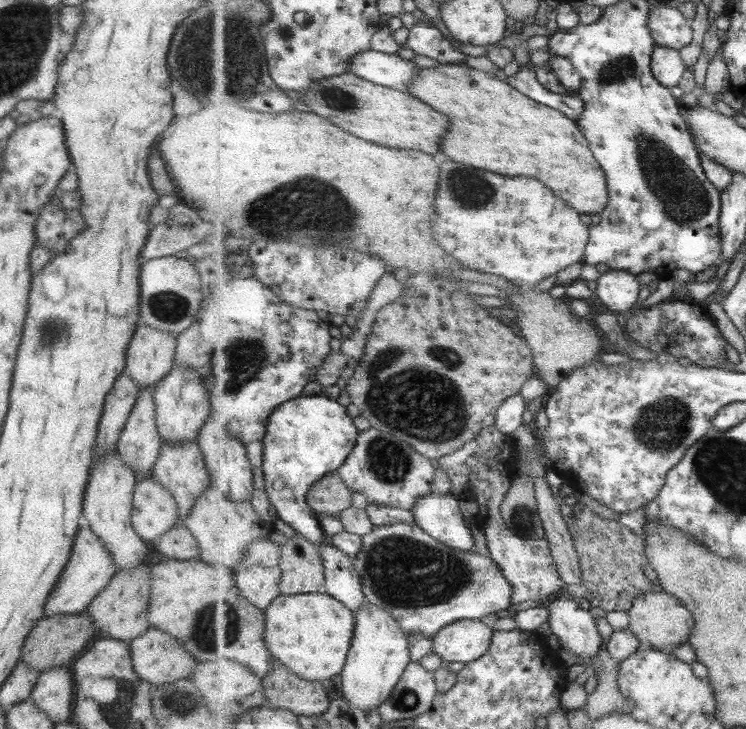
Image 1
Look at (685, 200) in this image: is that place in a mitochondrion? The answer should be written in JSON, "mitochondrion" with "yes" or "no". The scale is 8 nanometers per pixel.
{"mitochondrion":"yes"}

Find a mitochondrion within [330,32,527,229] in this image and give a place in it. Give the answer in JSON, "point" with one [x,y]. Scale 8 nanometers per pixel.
{"point":[468,189]}

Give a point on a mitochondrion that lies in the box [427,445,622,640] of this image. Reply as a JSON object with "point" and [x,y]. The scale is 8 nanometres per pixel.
{"point":[522,517]}

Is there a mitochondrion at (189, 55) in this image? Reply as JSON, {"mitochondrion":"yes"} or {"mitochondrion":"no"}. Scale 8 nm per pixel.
{"mitochondrion":"yes"}

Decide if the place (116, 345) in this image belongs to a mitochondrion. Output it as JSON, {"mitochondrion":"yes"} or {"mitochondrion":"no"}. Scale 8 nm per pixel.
{"mitochondrion":"no"}

